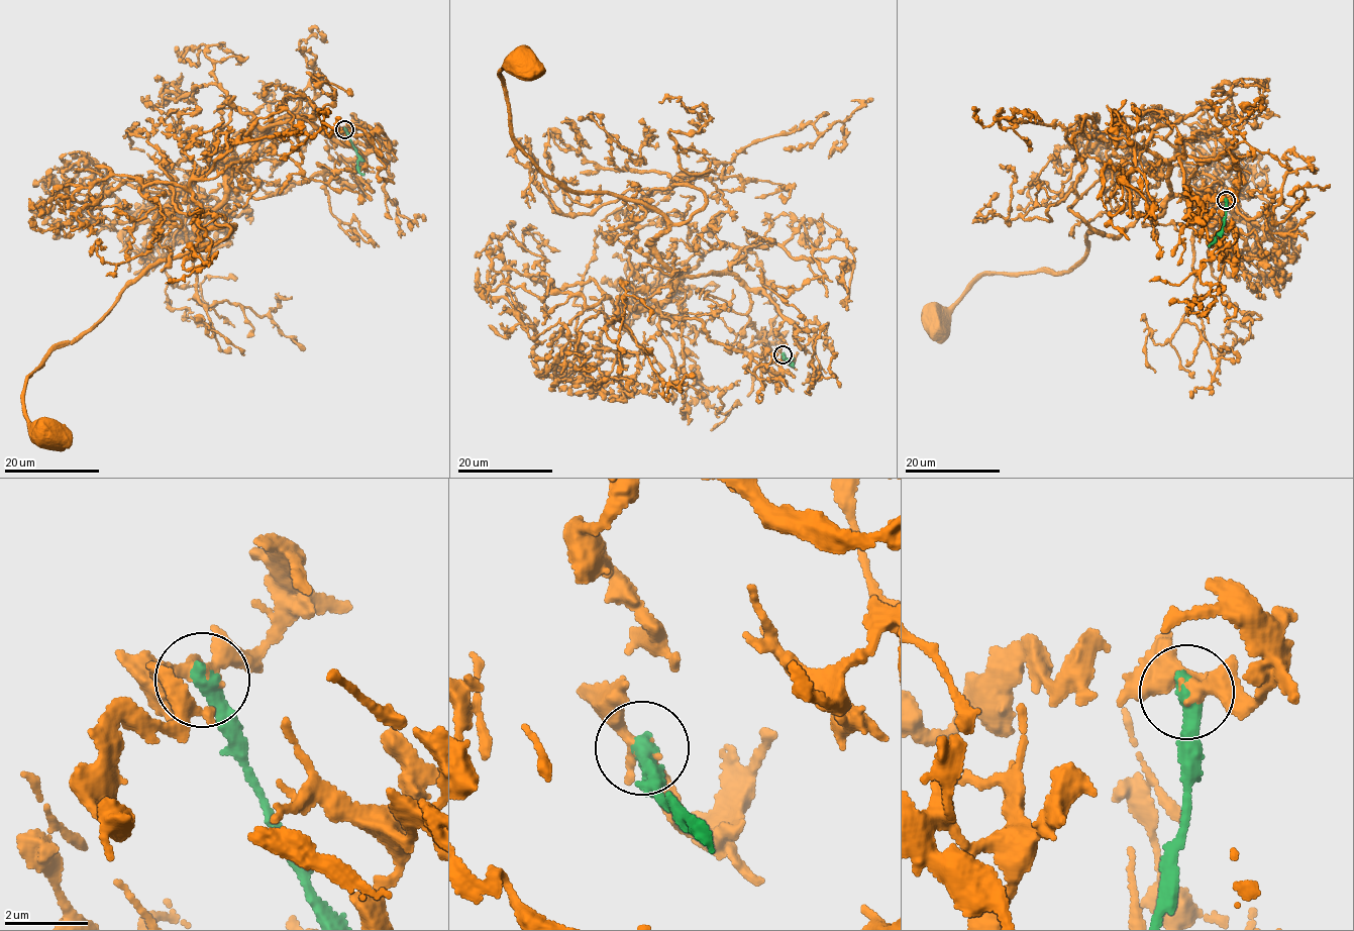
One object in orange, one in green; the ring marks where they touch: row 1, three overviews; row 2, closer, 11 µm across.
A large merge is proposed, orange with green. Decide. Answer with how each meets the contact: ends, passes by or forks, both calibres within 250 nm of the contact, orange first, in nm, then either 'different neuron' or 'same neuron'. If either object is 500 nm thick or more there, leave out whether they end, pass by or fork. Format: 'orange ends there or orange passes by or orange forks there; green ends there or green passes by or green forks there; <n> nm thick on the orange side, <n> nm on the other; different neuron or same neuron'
orange passes by; green ends there; 320 nm thick on the orange side, 480 nm on the other; same neuron

